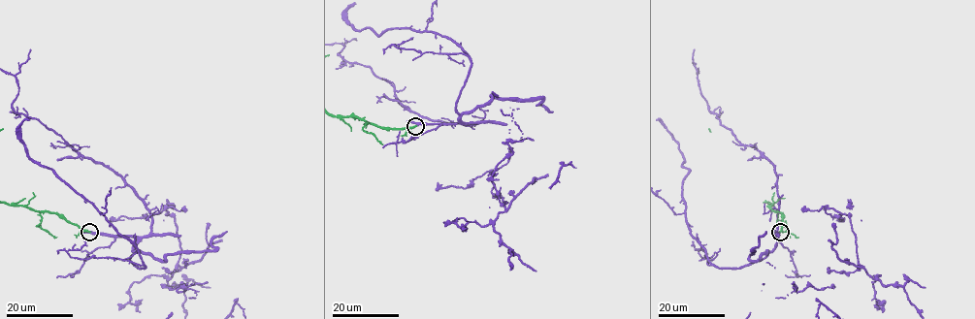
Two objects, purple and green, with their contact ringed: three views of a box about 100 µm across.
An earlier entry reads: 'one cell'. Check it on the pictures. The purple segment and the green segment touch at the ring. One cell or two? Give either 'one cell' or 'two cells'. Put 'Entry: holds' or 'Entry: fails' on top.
Entry: holds
one cell

